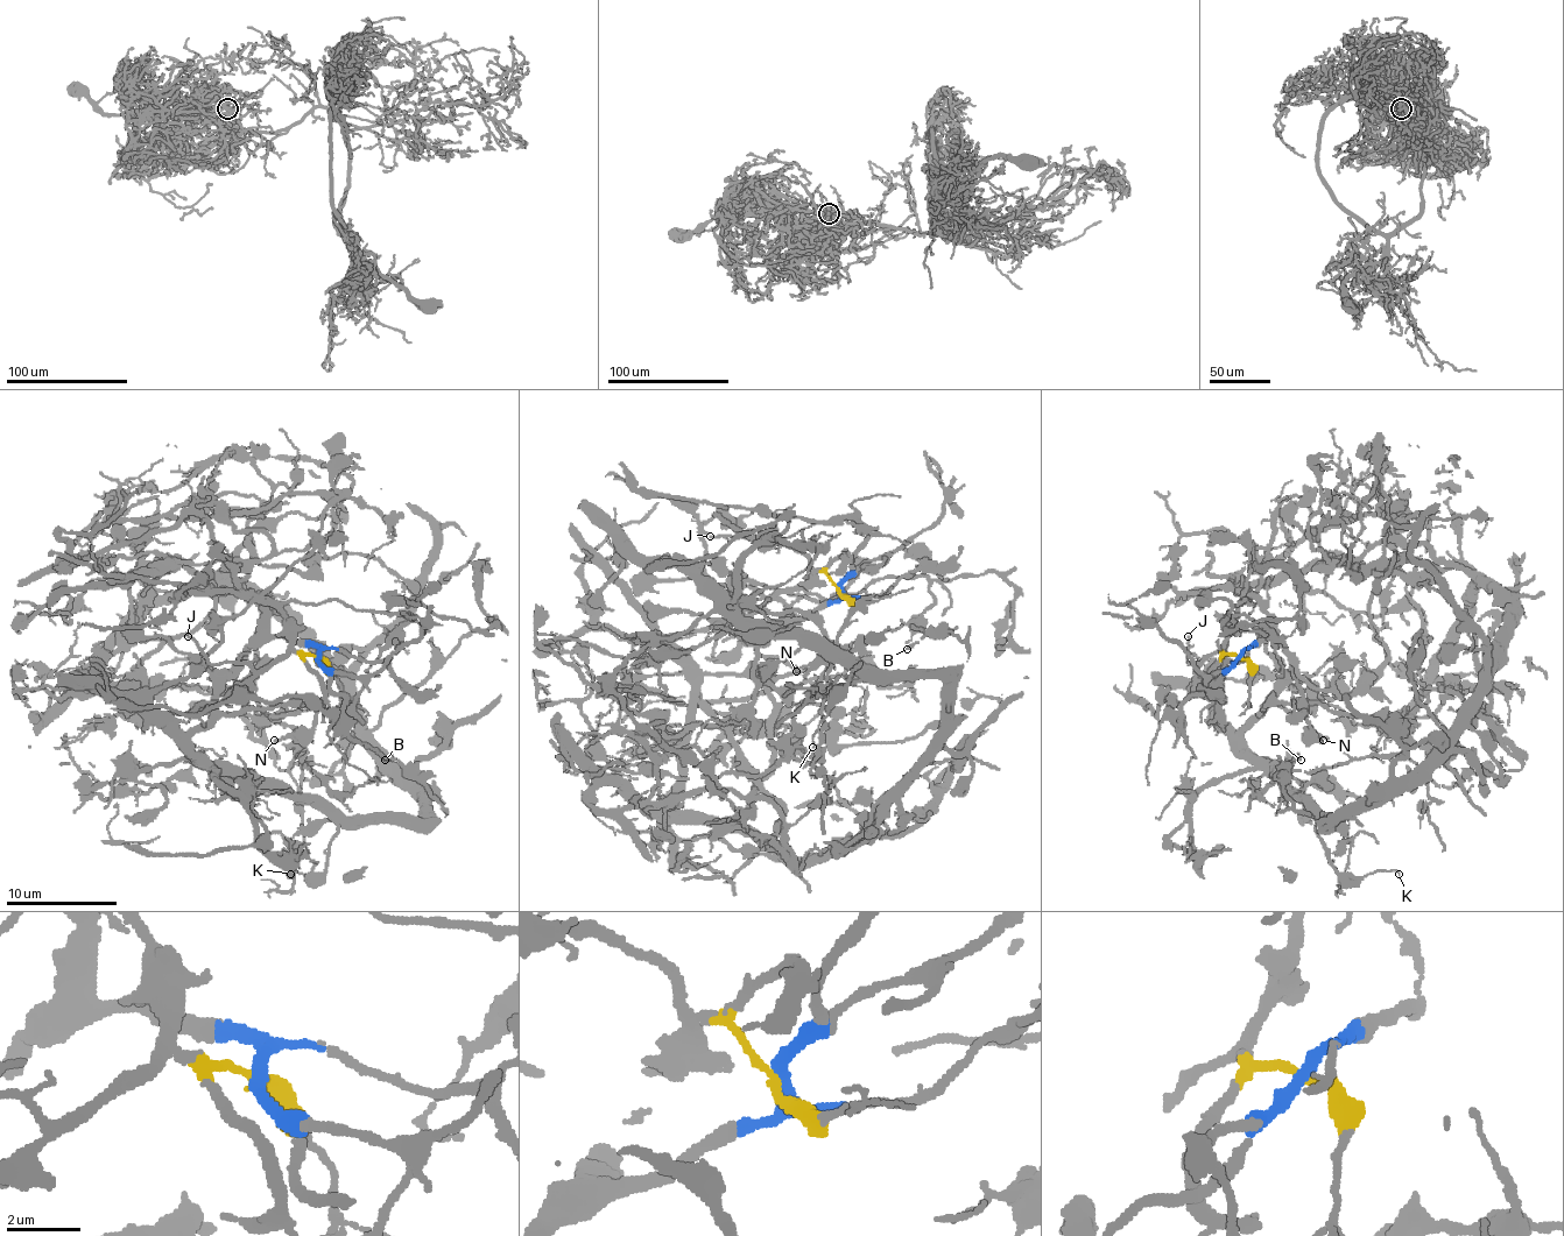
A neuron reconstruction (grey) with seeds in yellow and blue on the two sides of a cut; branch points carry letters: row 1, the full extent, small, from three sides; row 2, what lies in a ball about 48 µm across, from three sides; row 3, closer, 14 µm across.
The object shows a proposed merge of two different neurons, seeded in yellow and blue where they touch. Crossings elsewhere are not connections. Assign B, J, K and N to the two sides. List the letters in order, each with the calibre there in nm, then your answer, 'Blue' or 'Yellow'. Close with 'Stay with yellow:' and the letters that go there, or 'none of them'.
B: Thickness 220 nm. Blue
J: Thickness 150 nm. Yellow
K: Thickness 110 nm. Blue
N: Thickness 160 nm. Blue
Stay with yellow: J

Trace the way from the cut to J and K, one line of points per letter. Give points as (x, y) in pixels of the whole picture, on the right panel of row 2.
J: (1240, 657), (1214, 651), (1195, 671), (1198, 663), (1190, 663), (1186, 635)
K: (1240, 657), (1270, 638), (1290, 671), (1237, 749), (1307, 805), (1340, 871), (1399, 874)

